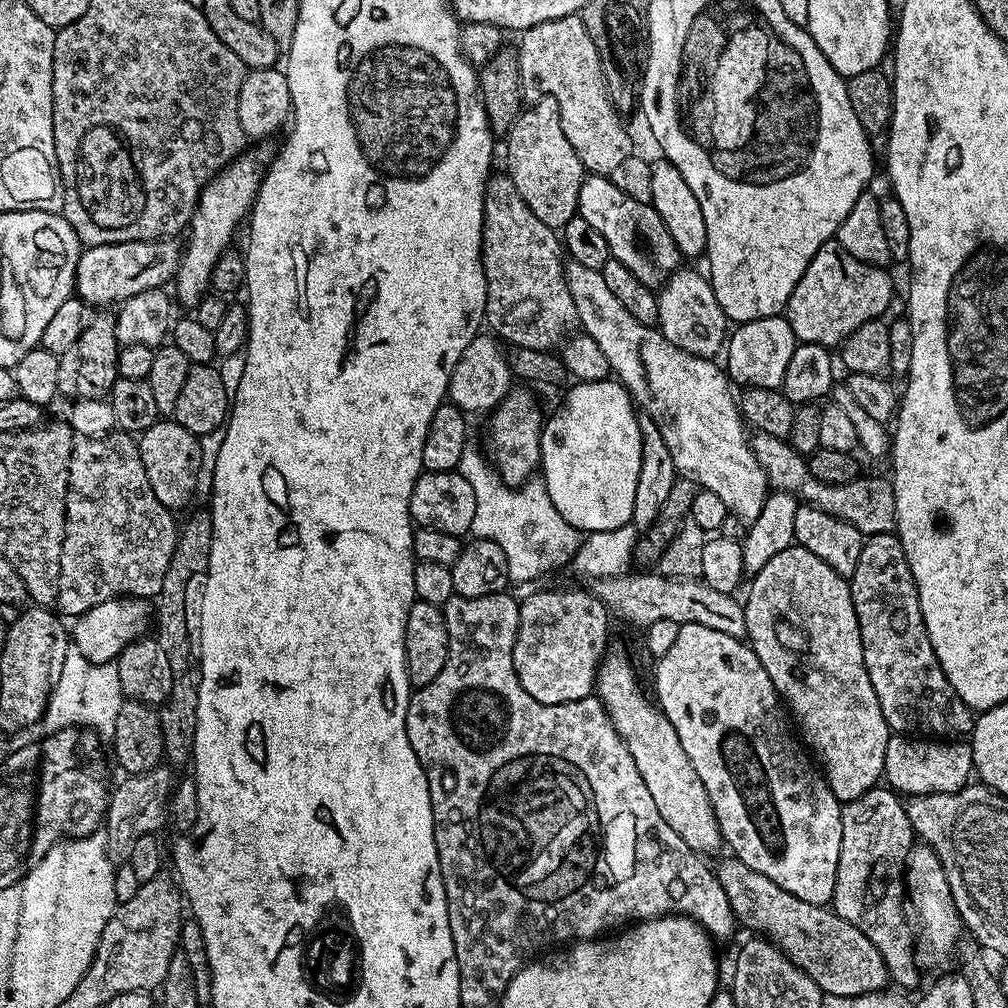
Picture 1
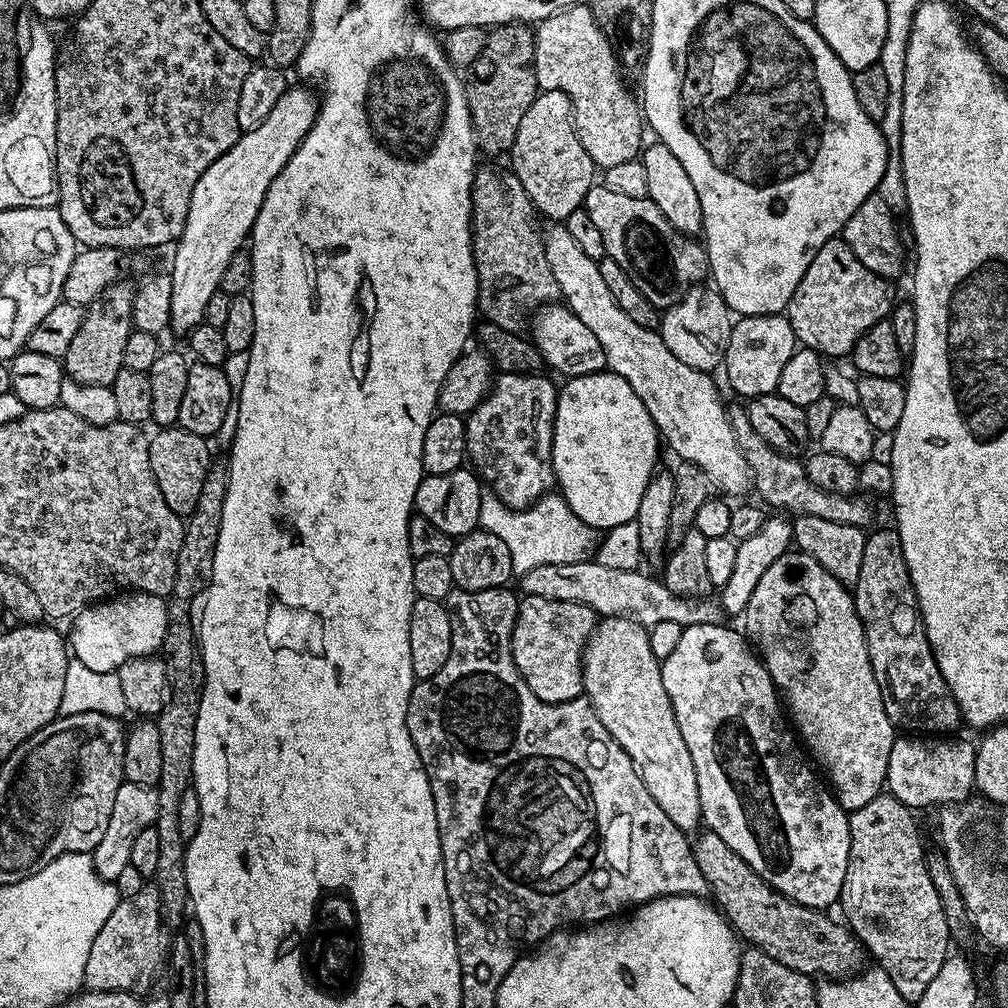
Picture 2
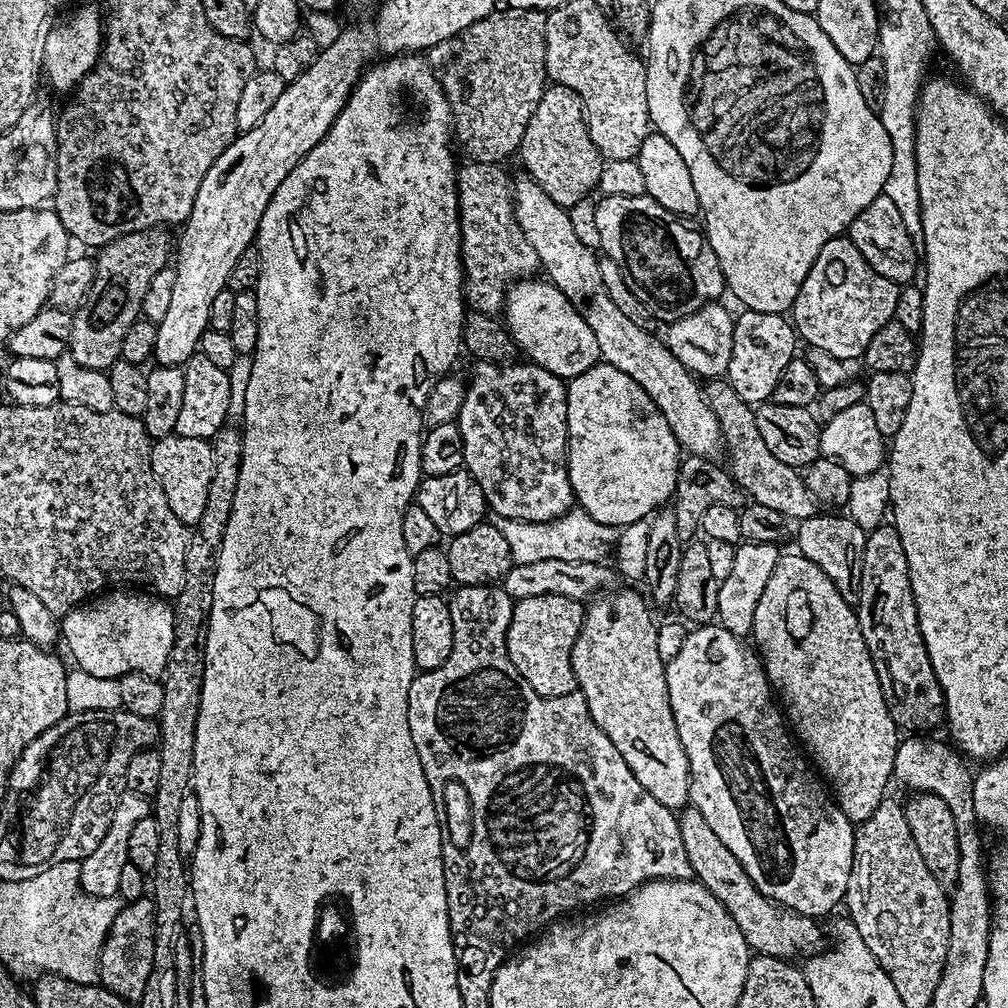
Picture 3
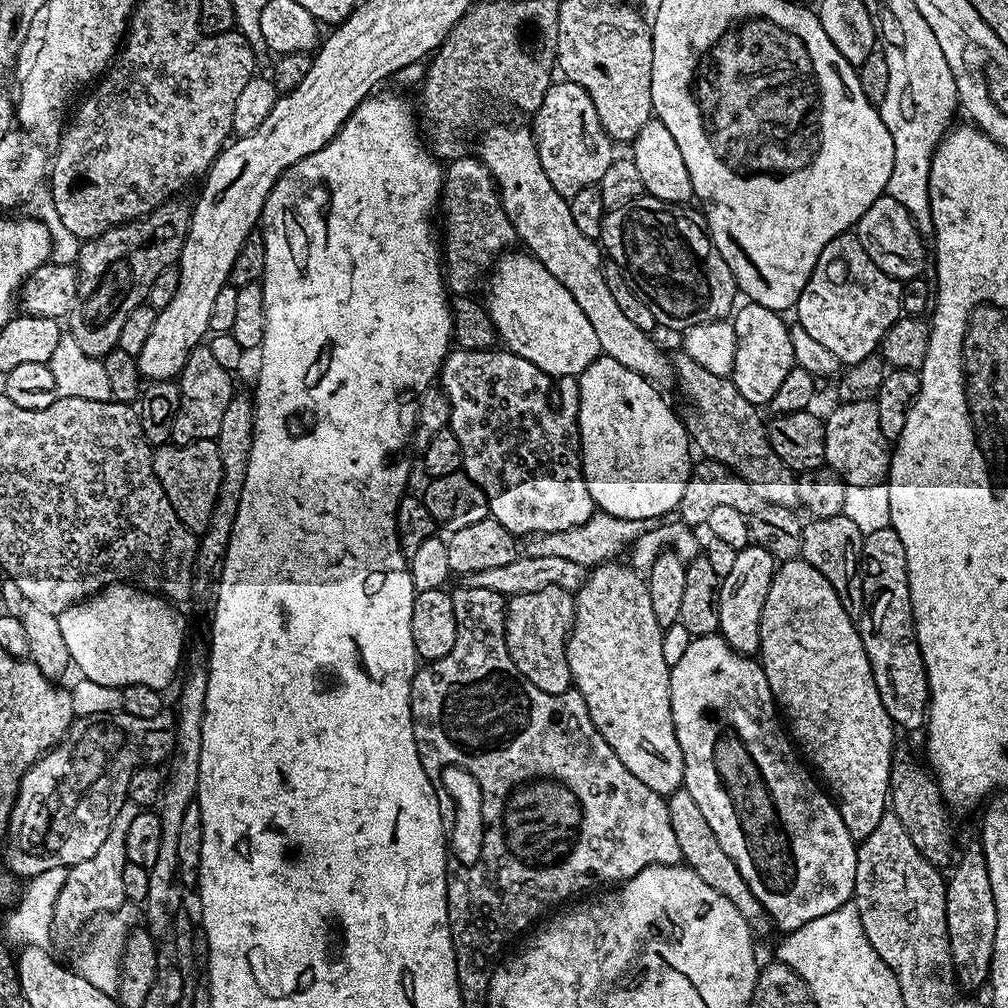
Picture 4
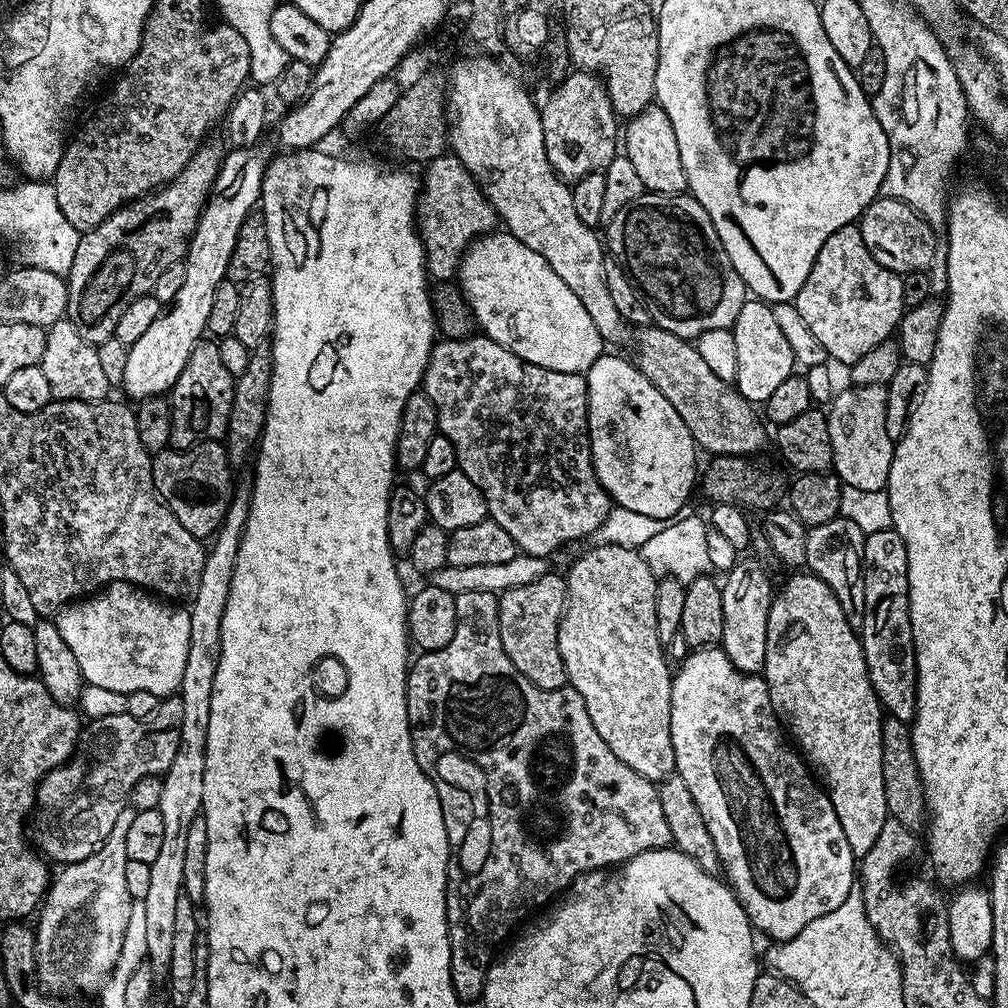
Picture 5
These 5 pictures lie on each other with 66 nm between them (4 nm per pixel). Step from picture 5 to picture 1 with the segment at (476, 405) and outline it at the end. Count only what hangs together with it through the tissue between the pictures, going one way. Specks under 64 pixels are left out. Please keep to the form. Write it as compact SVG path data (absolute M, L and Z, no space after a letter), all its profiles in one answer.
M516 386L506 394L504 400L487 417L488 433L484 436L488 443L487 455L494 461L496 471L506 484L513 486L527 484L540 466L540 432L544 428L546 416L540 413L540 404L535 394L527 390L532 391L524 386Z

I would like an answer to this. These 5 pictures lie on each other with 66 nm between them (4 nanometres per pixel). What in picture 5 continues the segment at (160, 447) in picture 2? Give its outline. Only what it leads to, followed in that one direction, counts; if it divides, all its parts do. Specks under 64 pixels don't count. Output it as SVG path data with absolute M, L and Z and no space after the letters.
M204 438L191 448L165 450L152 456L152 477L156 493L172 511L174 518L178 518L178 522L182 522L190 534L201 538L215 537L220 531L220 523L234 495L232 475L234 469L228 461L228 451L216 438Z

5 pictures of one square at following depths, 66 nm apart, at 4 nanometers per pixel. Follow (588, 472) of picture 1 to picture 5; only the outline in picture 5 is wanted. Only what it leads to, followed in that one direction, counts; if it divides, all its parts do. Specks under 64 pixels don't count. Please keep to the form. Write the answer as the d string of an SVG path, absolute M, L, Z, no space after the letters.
M611 354L599 356L594 362L594 366L588 368L586 379L588 381L588 441L592 447L592 461L598 482L612 497L613 505L626 510L635 510L637 514L647 514L650 518L658 518L665 522L679 517L685 511L684 503L687 502L692 488L694 492L698 484L698 464L696 468L698 449L686 422L682 422L682 418L678 418L678 410L674 410L674 406L670 406L670 402L666 402L666 398L662 398L660 391L641 374L631 359L623 360L622 357L611 356Z

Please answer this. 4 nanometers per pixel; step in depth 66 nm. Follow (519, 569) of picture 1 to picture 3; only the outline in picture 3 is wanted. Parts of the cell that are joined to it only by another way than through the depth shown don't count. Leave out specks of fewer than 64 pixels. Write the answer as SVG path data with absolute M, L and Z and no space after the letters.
M579 506L573 507L568 515L558 516L546 524L502 519L497 519L495 523L498 530L502 530L507 544L510 545L513 564L542 562L546 558L558 558L561 562L598 564L607 561L613 555L618 539L617 529L613 525L603 524L590 518L590 514L586 514Z

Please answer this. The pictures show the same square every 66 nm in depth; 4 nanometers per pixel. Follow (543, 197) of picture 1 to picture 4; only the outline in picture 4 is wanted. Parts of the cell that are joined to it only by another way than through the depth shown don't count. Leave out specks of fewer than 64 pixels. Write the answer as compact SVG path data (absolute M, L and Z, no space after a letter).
M566 79L553 82L531 120L530 131L536 140L542 170L546 170L546 178L550 178L550 186L554 186L558 194L571 198L578 190L599 185L602 174L606 174L614 159L614 142L606 134L598 110L582 86Z

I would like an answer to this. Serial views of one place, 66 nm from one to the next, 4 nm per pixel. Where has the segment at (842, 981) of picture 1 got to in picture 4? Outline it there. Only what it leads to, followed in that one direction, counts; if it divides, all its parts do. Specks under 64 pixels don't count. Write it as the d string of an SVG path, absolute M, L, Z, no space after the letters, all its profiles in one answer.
M681 786L678 791L667 796L666 803L670 814L670 826L674 830L674 838L678 842L681 861L690 870L694 870L694 874L698 874L698 878L702 878L702 882L706 882L706 886L718 890L718 894L722 894L722 898L734 902L738 914L742 914L742 918L746 918L753 933L773 931L774 925L772 919L768 917L768 912L762 906L762 902L758 902L758 898L754 898L750 886L746 886L746 878L742 878L742 874L738 874L738 866L734 866L730 854L726 854L726 850L722 850L722 842L718 842L714 830L710 830L706 817L702 815L698 802L694 802L690 790Z

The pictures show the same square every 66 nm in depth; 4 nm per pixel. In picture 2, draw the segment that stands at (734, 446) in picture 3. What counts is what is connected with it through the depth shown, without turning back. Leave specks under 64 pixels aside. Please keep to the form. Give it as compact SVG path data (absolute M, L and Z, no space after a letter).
M729 407L728 417L730 426L734 430L734 438L746 458L748 469L752 471L754 492L757 492L765 500L763 503L769 509L772 507L772 510L783 510L793 517L817 516L826 518L829 522L842 522L842 526L854 526L865 530L873 527L872 519L875 518L876 512L872 509L871 502L873 503L873 501L867 495L843 496L842 494L826 494L822 490L818 490L818 486L814 486L814 482L810 482L803 463L797 457L787 456L774 450L770 446L770 442L764 441L754 431L754 426L750 426L750 418L743 407Z

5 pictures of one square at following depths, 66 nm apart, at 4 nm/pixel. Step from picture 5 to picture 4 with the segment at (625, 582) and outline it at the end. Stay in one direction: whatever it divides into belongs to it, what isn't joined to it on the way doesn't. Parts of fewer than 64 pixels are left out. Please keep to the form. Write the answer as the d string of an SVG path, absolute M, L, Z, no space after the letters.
M620 563L595 565L584 579L584 585L575 592L574 615L568 634L568 665L575 691L582 694L598 734L606 738L610 750L618 754L622 766L626 766L638 782L646 782L650 790L667 798L683 785L684 759L670 706L670 667L662 658L664 633L654 618L647 579L627 563Z

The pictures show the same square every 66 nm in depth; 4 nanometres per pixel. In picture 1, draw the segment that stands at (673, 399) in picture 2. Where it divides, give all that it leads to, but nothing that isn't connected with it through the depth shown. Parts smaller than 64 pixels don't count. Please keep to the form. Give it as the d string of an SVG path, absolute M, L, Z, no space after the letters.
M572 262L565 267L564 273L570 286L570 298L574 298L576 319L583 335L598 342L598 350L606 354L606 362L615 379L631 392L639 411L652 418L654 425L658 426L663 441L669 447L677 473L681 477L695 480L703 491L718 494L718 498L726 502L729 513L739 520L750 522L758 518L758 510L762 510L762 502L768 497L770 485L758 458L752 452L750 436L734 392L732 396L734 388L725 369L721 365L719 368L715 359L695 356L674 346L660 333L659 327L642 326L642 322L633 318L624 309L622 302L614 298L600 270L590 270Z

